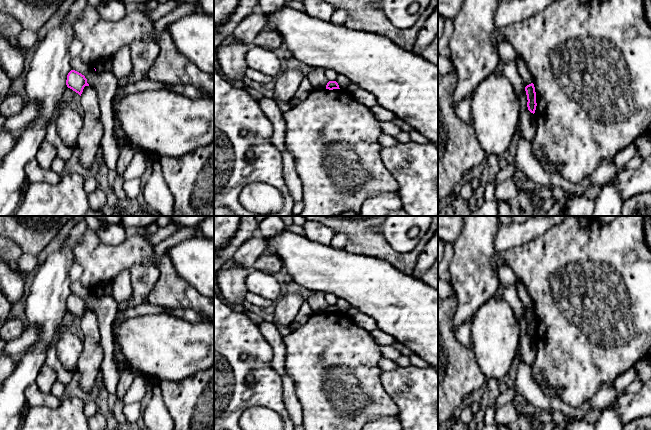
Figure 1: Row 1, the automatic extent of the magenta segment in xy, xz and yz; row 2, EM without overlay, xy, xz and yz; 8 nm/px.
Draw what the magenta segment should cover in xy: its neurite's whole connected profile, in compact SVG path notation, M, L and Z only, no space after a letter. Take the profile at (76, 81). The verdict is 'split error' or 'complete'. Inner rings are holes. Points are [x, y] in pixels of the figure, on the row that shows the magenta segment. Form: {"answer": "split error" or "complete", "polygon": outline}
{"answer": "complete", "polygon": "M71 70L67 75L66 85L80 96L85 86L89 86L87 79L81 73Z"}

